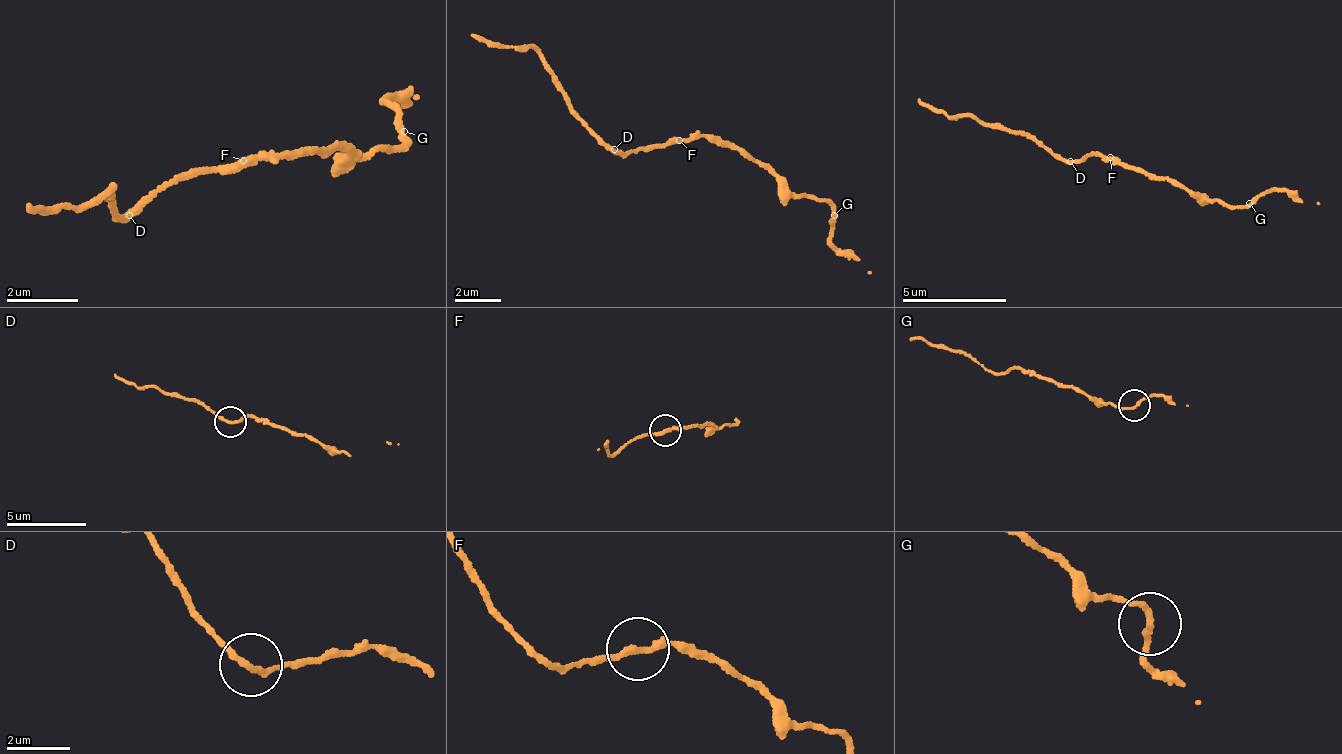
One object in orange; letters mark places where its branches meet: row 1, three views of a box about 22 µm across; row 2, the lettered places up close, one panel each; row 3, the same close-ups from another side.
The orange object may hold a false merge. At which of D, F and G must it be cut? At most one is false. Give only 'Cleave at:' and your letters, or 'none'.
Cleave at: none

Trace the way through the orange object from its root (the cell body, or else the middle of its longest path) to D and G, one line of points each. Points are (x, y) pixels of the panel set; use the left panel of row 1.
D: (235, 170), (170, 178), (146, 199), (138, 200), (134, 212), (126, 213)
G: (235, 170), (259, 167), (267, 157), (323, 153), (340, 140), (360, 159), (376, 156), (404, 145), (404, 131)

